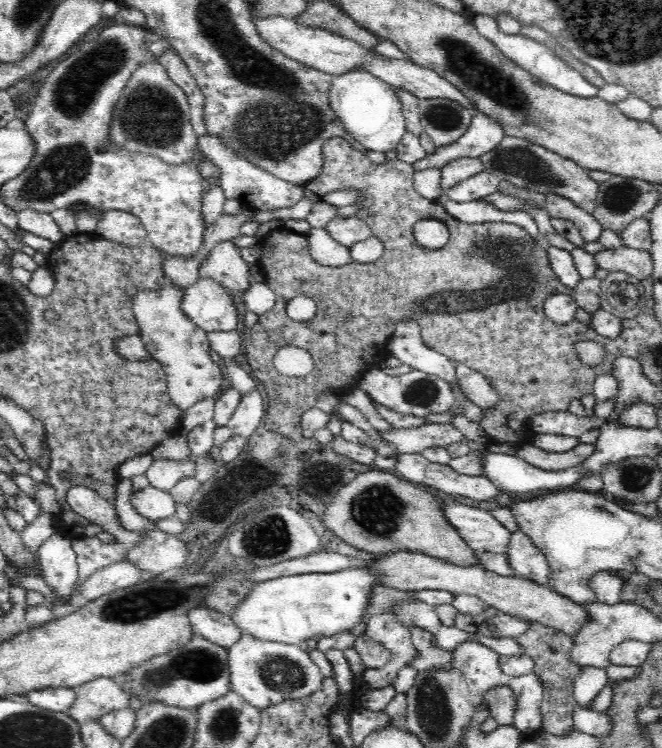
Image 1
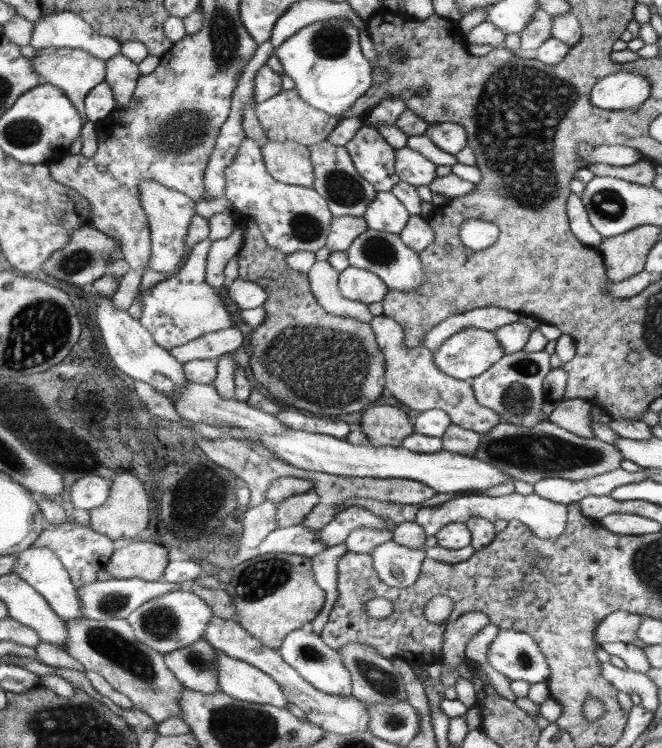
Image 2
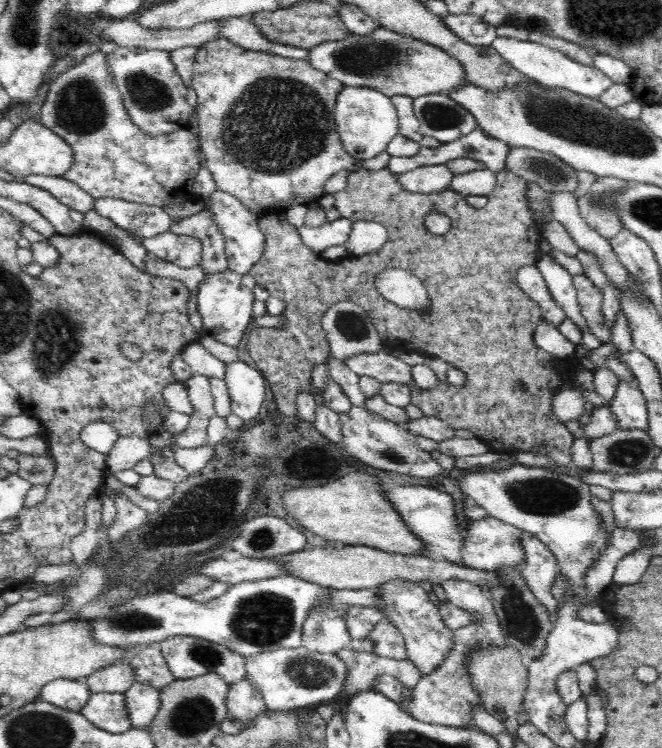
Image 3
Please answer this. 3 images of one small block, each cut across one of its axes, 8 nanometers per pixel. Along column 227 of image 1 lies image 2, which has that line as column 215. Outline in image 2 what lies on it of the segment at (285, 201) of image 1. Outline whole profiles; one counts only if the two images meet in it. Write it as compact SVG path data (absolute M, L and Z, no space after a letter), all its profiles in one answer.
M266 40L266 42L263 42L262 44L259 44L257 46L257 49L254 51L254 55L252 55L250 61L246 63L246 67L244 67L242 75L240 75L240 79L238 79L238 86L234 88L234 92L231 96L230 114L224 121L224 124L220 129L220 133L218 133L216 145L214 145L214 150L210 155L210 160L208 161L204 172L204 185L206 185L207 189L207 196L205 196L205 199L208 201L224 196L224 190L226 188L224 168L230 165L230 162L234 161L234 157L236 157L236 153L238 153L238 147L240 147L242 139L246 137L245 132L242 128L242 107L244 107L244 103L255 103L254 77L256 77L256 72L258 72L258 69L266 65L266 62L270 57L270 54L274 52L274 49L275 47L272 46L269 40Z

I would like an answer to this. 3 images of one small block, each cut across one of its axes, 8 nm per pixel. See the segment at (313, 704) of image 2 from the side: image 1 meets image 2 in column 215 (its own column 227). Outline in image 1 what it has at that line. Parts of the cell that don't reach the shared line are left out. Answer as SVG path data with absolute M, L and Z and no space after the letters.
M195 608L188 613L194 635L229 649L243 635L236 623L226 614L214 608Z

